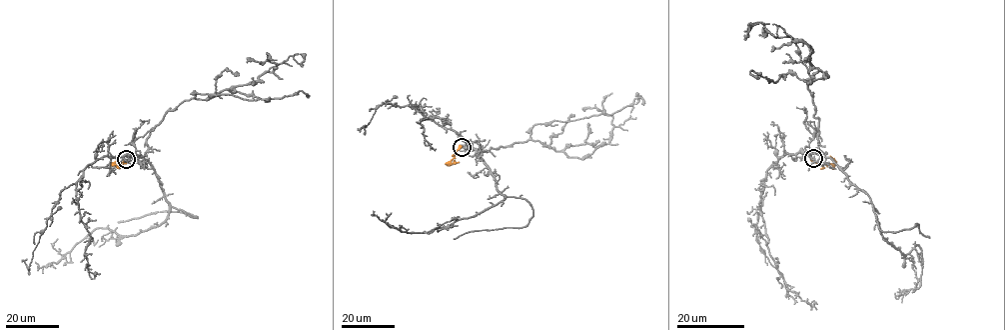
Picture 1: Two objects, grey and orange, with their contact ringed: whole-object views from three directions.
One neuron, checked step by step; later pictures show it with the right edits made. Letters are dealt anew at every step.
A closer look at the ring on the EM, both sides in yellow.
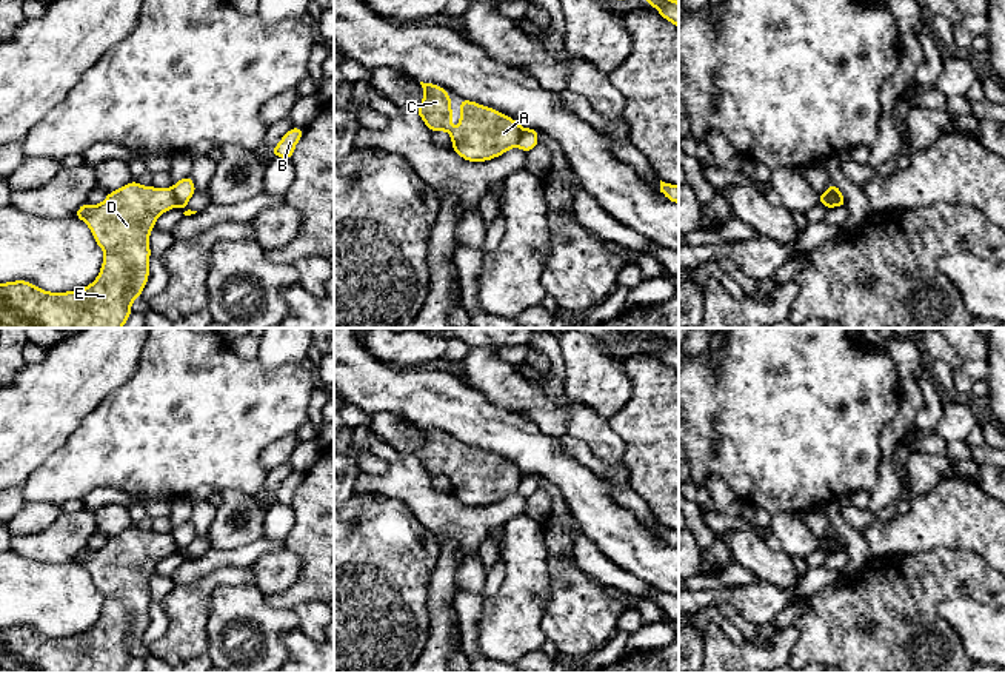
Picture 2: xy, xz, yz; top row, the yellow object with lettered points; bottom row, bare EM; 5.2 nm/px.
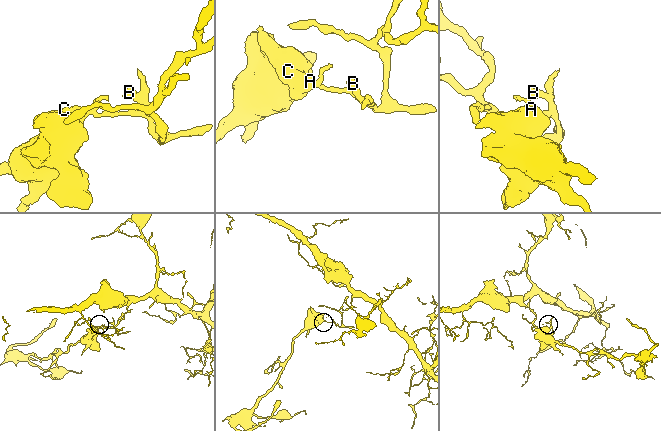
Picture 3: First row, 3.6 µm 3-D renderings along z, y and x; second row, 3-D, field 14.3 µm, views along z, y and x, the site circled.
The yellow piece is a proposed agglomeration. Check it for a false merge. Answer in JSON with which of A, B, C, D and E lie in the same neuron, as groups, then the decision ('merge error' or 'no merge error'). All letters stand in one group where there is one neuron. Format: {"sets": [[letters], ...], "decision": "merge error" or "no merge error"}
{"sets": [["A", "C", "D", "E"], ["B"]], "decision": "merge error"}

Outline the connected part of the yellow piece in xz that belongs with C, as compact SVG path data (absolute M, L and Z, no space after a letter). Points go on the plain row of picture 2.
M420 427L420 430L423 433L423 447L416 453L416 457L422 462L423 468L431 474L432 479L436 476L446 476L452 484L451 494L466 507L486 507L519 490L519 482L523 474L519 467L497 454L483 451L463 442L460 445L459 474L454 476L451 468L452 456L449 437L440 430L423 427Z

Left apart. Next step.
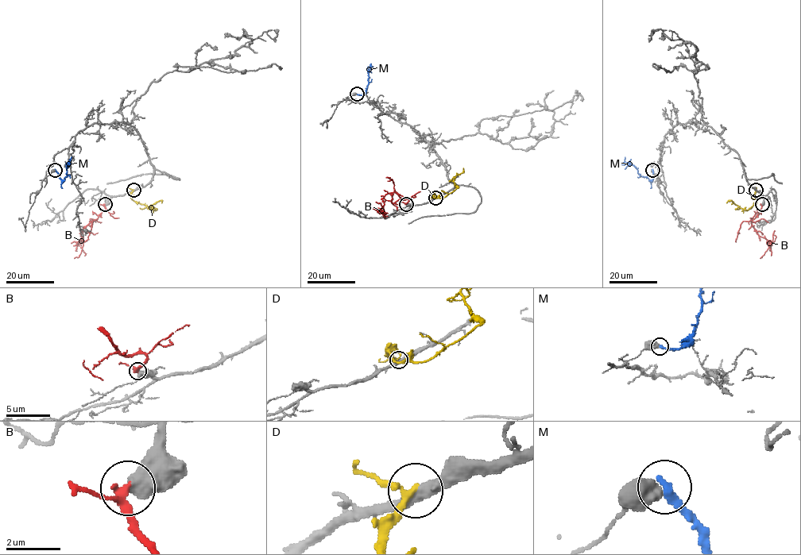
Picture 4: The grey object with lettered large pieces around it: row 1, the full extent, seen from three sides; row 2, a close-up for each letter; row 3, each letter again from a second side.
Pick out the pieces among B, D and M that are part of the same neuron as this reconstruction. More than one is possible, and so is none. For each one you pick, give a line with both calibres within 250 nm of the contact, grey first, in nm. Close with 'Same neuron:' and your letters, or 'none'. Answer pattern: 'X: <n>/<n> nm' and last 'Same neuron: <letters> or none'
B: 650/260 nm
Same neuron: B

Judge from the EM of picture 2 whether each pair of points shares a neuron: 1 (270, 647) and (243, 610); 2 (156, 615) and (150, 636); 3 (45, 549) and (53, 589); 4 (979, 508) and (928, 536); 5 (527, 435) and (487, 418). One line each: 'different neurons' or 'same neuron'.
1: same neuron
2: same neuron
3: different neurons
4: same neuron
5: same neuron

